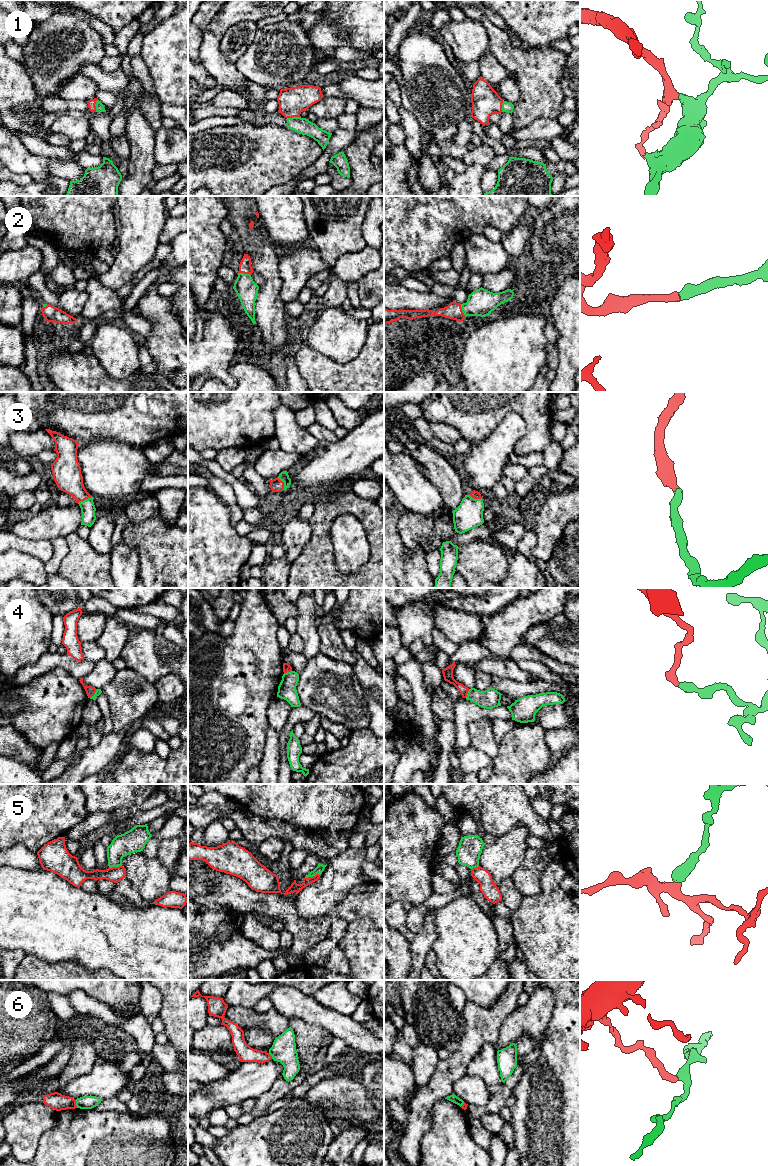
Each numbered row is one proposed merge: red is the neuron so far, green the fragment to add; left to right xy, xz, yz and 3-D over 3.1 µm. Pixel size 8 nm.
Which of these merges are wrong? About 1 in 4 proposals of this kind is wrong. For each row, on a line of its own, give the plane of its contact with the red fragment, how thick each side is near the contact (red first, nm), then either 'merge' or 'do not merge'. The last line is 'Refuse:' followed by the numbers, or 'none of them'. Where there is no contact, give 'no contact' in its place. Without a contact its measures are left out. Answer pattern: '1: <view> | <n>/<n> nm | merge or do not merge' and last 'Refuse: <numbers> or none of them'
1: xy | 70/60 nm | merge
2: xz | 100/180 nm | merge
3: xz | 110/80 nm | merge
4: yz | 80/160 nm | do not merge
5: xz | 70/70 nm | do not merge
6: xy | 140/110 nm | do not merge
Refuse: 4, 5, 6

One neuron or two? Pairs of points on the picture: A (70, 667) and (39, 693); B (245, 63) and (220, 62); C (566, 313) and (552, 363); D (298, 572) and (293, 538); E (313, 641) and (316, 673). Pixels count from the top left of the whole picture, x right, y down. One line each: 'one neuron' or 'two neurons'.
A: two neurons
B: two neurons
C: two neurons
D: two neurons
E: two neurons

